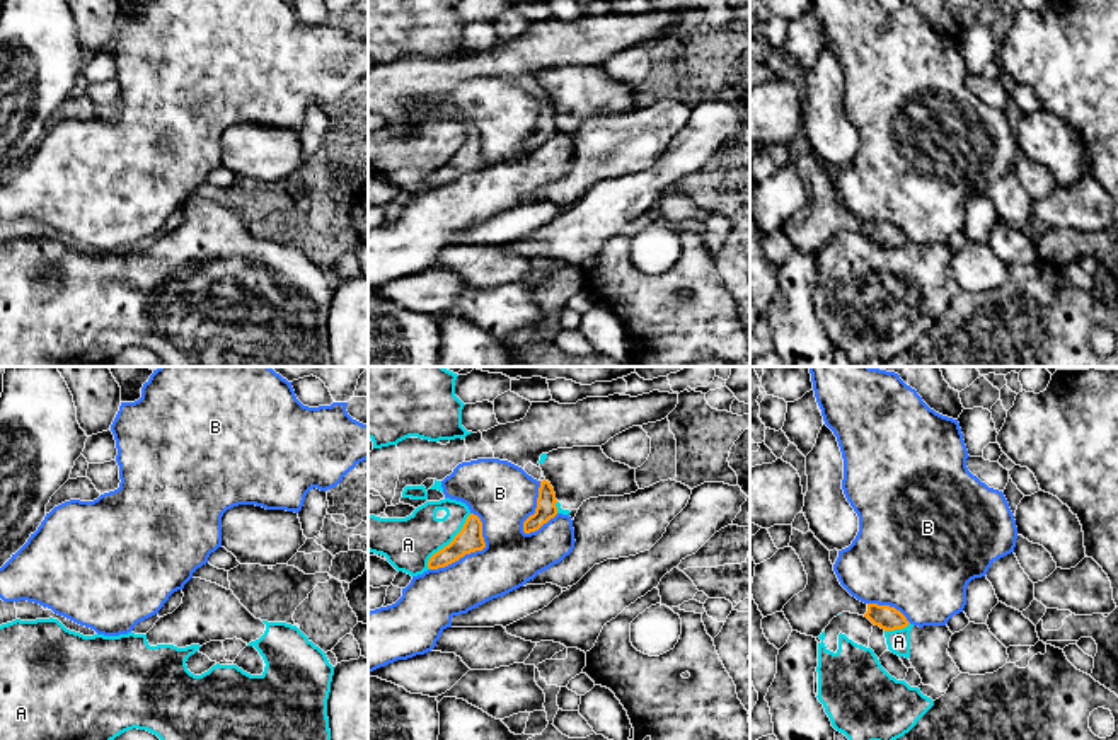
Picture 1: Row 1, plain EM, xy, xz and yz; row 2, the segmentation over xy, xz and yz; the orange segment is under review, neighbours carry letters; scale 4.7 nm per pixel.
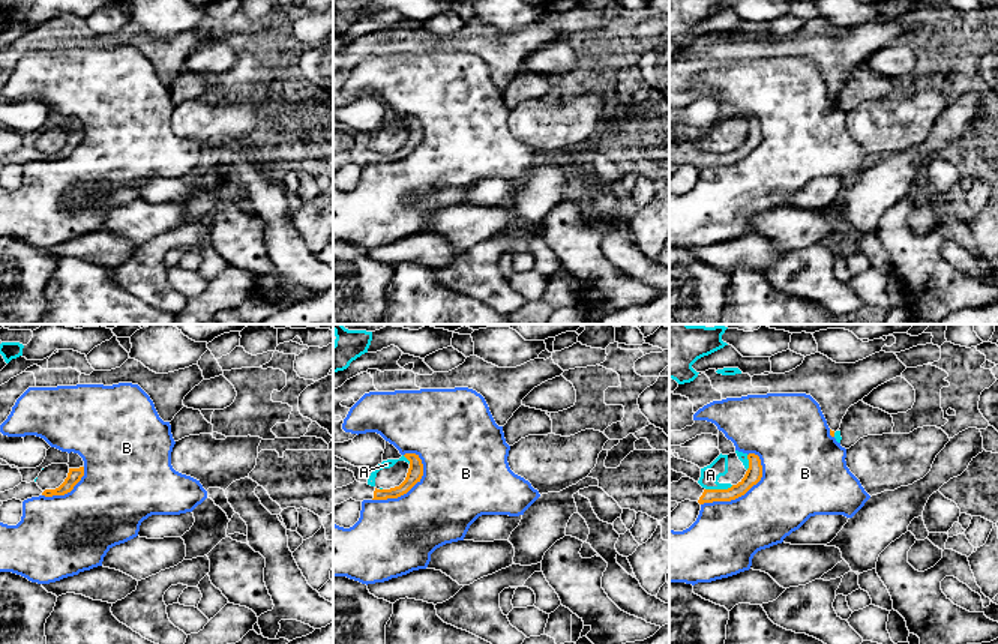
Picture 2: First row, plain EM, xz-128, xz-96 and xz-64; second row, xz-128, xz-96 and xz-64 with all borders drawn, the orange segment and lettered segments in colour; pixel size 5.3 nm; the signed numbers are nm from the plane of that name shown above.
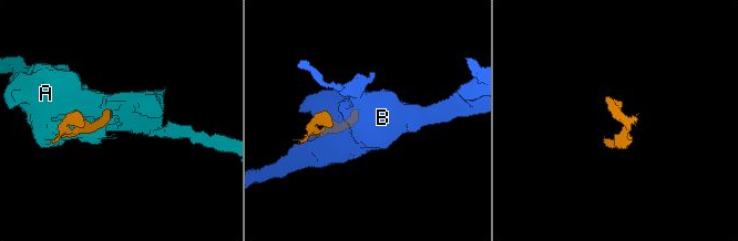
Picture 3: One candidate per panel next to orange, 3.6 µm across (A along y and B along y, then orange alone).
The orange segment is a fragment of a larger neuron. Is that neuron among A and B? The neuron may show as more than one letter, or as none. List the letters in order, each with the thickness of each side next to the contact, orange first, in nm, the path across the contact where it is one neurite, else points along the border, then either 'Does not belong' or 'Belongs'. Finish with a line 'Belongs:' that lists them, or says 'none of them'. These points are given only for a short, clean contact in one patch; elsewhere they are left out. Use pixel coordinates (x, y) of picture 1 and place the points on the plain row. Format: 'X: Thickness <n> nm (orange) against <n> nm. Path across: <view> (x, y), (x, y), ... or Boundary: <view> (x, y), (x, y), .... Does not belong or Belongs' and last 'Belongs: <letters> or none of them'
A: Thickness 120 nm (orange) against 240 nm. Does not belong
B: Thickness 120 nm (orange) against 260 nm. Does not belong
Belongs: none of them

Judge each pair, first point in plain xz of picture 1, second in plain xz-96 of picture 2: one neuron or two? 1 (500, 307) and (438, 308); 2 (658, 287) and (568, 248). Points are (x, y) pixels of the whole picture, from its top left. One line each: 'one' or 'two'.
1: two
2: one

